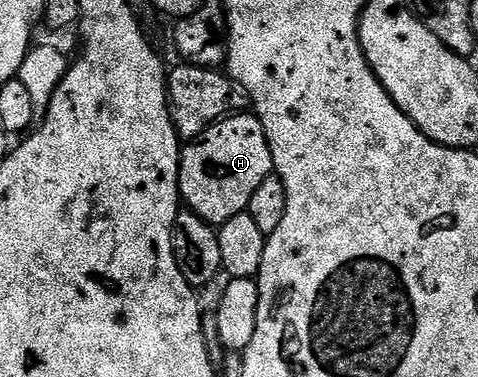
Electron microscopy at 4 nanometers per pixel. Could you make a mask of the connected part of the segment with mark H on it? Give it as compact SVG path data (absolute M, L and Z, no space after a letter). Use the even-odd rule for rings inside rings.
M228 114L182 149L179 158L179 195L182 203L190 211L197 213L206 224L218 226L229 218L245 212L249 206L249 198L253 198L257 186L261 186L261 182L265 182L265 178L269 178L274 170L273 154L269 150L269 142L265 138L265 130L258 116Z

